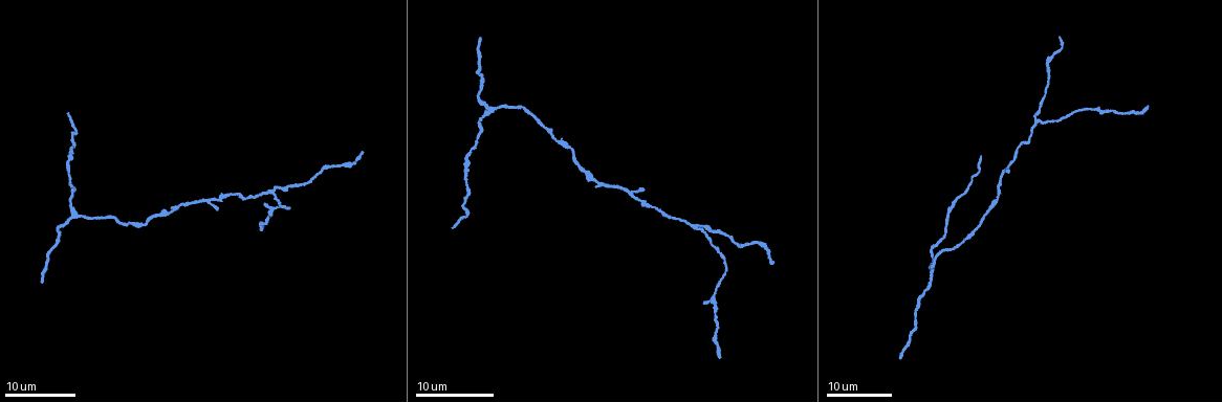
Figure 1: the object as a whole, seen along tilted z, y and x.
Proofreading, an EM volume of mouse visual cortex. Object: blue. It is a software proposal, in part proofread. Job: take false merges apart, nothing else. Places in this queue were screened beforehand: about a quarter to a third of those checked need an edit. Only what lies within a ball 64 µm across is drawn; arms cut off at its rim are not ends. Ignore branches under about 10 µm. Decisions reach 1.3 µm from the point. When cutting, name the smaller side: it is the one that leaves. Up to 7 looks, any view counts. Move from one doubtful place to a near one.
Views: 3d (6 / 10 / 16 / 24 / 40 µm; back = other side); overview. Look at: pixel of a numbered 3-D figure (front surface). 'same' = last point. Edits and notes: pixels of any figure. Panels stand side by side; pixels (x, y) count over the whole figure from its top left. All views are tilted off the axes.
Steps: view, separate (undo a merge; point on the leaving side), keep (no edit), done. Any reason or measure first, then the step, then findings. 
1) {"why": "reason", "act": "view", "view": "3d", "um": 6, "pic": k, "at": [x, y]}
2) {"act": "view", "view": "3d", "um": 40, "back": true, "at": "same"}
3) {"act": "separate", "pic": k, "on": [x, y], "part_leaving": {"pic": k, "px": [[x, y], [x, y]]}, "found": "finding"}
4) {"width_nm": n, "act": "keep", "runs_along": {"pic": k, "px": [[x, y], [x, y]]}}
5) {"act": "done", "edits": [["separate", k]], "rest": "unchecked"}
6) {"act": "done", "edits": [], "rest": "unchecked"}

{"why": "three-way junction", "act": "view", "view": "3d", "um": 24, "pic": 1, "at": [209, 202]}

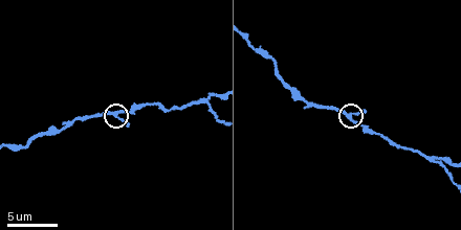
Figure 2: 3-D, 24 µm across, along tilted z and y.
{"act": "view", "view": "3d", "um": 10, "pic": 2, "at": [113, 116]}

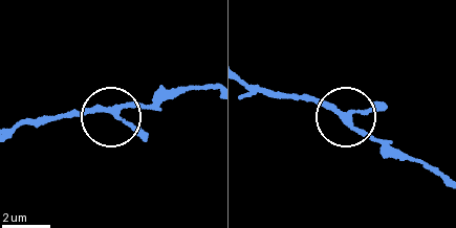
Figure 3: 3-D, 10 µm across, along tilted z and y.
{"width_nm": 190, "act": "keep", "runs_along": {"pic": 3, "px": [[15, 131], [35, 119], [148, 106], [169, 91]]}, "found": "one neuron here"}

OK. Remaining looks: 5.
{"why": "a fork", "act": "view", "view": "3d", "um": 10, "pic": 2, "at": [206, 98]}

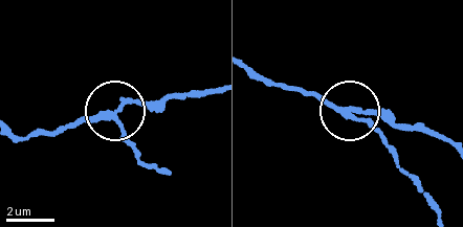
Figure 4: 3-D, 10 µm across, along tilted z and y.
{"side_arm_um": 18, "act": "keep", "runs_along": {"pic": 4, "px": [[250, 68], [273, 84], [300, 88], [351, 110], [395, 120]]}, "found": "one neuron here"}

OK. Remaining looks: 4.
{"why": "arms part here", "act": "view", "view": "3d", "um": 16, "pic": 1, "at": [75, 212]}

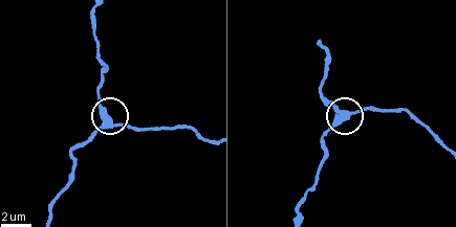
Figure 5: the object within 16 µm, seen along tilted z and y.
{"act": "view", "view": "3d", "um": 10, "pic": 5, "at": [343, 115]}

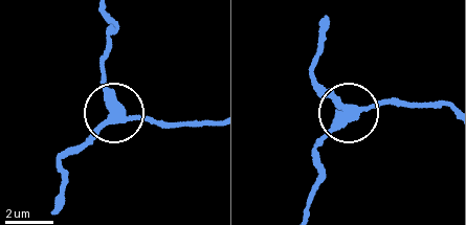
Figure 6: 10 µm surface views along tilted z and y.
{"width_nm": 360, "act": "keep", "runs_along": {"pic": 6, "px": [[209, 121], [185, 126], [114, 115], [62, 157]]}, "found": "all the same neuron"}

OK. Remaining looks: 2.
{"act": "done", "edits": [], "rest": "unchecked"}

